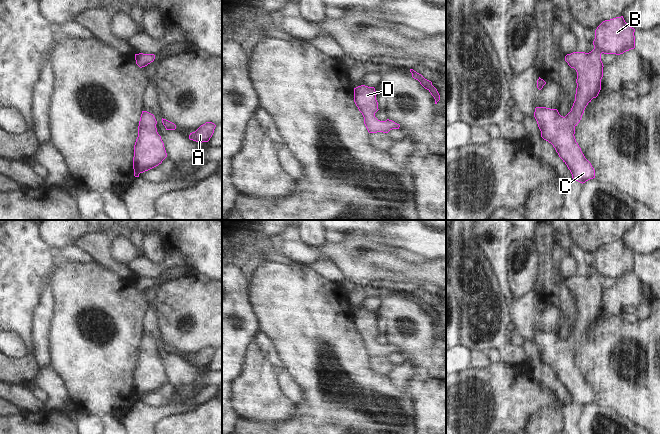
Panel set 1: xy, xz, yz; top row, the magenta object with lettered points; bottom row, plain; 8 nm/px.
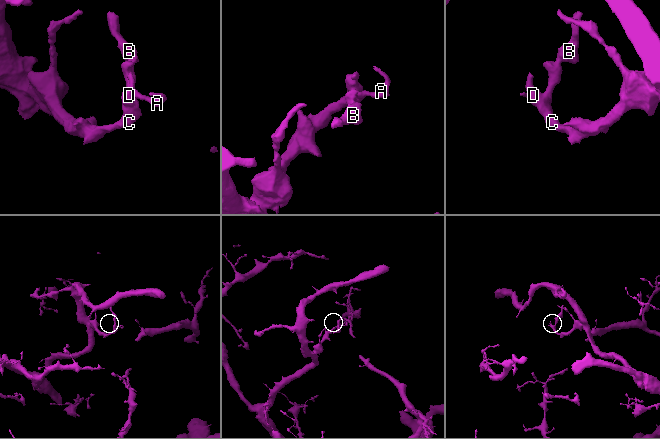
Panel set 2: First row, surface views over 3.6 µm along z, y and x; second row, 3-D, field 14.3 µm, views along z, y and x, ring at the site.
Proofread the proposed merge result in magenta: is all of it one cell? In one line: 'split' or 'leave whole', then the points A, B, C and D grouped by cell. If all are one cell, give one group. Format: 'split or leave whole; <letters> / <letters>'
leave whole; A B C D

